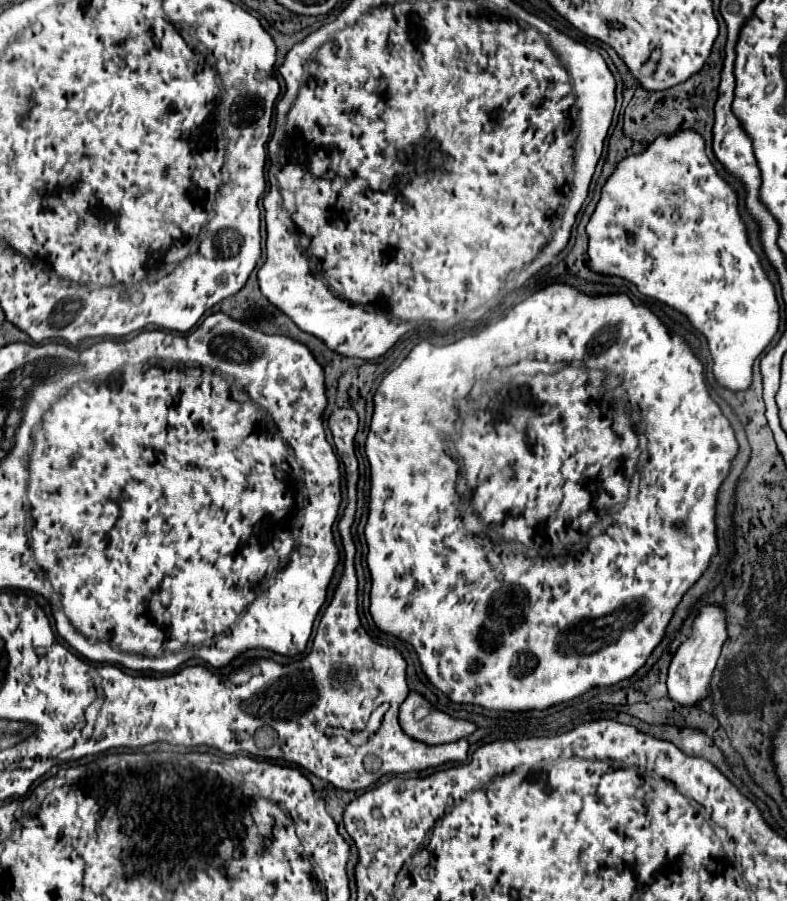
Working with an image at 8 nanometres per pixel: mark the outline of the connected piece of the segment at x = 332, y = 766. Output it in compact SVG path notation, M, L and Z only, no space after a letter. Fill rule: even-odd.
M336 408L328 420L328 426L332 430L338 456L346 468L347 504L337 520L346 556L344 576L330 606L322 614L312 652L306 658L290 664L256 660L254 666L258 666L260 672L248 676L248 680L242 684L238 684L238 672L232 676L220 676L204 666L188 666L176 674L160 678L128 676L116 666L102 666L100 682L102 690L108 690L108 696L104 698L98 718L108 718L108 722L94 726L92 736L86 740L86 754L141 748L156 742L182 744L190 748L212 746L226 754L248 752L258 758L284 758L286 762L294 762L318 778L340 786L342 790L366 788L366 780L370 786L388 772L418 772L446 762L466 760L469 750L466 738L444 746L426 746L424 742L406 736L400 728L398 706L408 696L406 660L396 648L376 644L362 628L358 616L358 580L354 570L356 544L350 530L356 516L356 484L360 478L358 460L354 454L358 414L350 408ZM382 702L390 704L388 714L382 718L382 726L364 746L356 748L346 736L334 734L334 728L364 730L366 720ZM114 704L118 704L118 708L112 708ZM368 752L378 752L378 758L382 760L378 768L372 766L374 772L368 772L364 766L364 756ZM384 754L390 754L390 760L382 758Z

